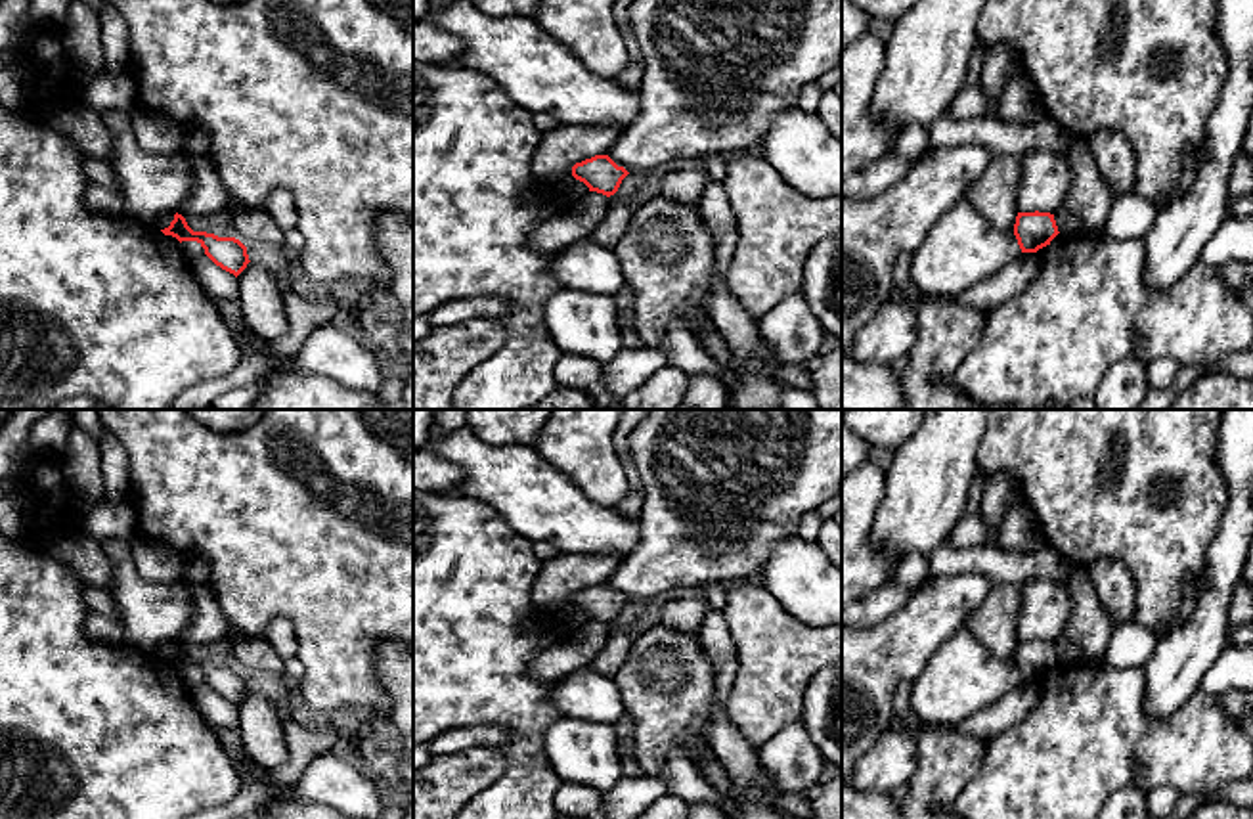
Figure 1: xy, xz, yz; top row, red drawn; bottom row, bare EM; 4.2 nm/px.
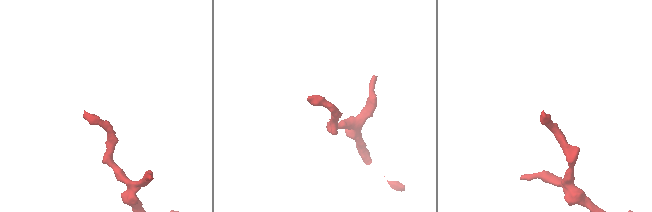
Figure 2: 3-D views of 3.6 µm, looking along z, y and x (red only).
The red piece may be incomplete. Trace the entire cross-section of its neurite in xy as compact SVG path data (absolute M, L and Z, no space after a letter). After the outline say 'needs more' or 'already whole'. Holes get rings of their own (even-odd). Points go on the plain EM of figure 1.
M174 643L168 656L161 658L165 664L182 670L197 670L205 683L222 698L233 702L235 706L247 697L249 683L247 675L235 666L218 666L207 660L193 660L182 643Z; already whole

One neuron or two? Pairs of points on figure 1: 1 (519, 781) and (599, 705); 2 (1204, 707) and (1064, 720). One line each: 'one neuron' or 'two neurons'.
1: two neurons
2: one neuron

